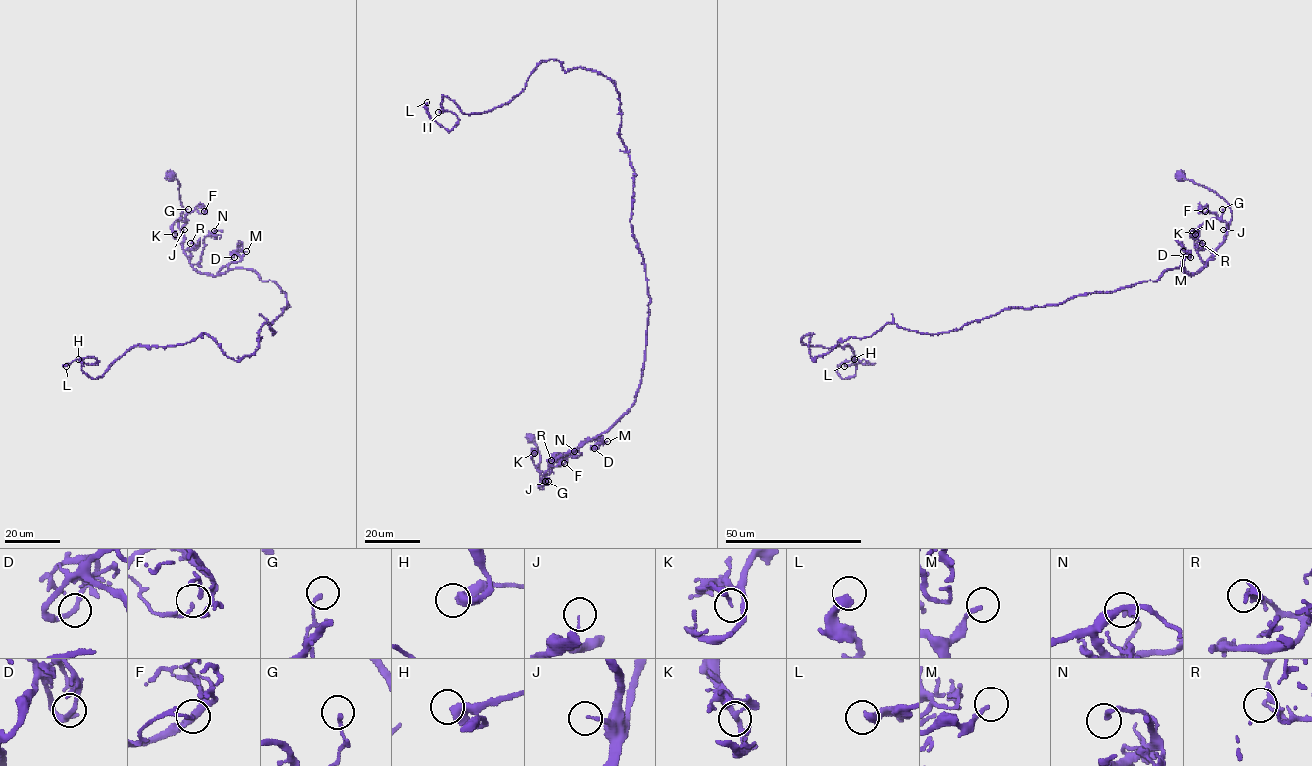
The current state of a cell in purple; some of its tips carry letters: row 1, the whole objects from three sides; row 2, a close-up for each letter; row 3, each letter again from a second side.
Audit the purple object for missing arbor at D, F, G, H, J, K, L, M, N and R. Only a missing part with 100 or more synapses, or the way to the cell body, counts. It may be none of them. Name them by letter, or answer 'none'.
none

